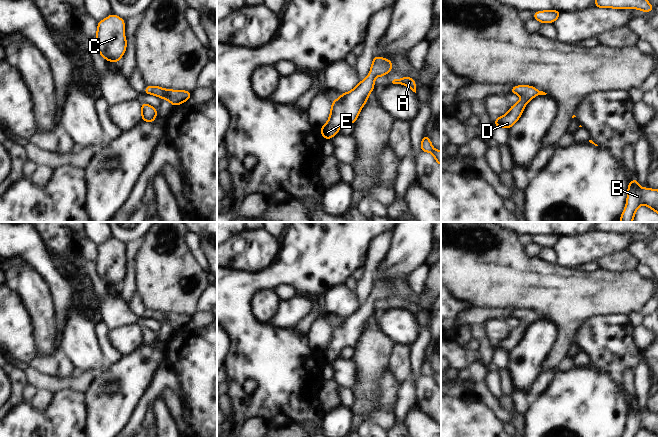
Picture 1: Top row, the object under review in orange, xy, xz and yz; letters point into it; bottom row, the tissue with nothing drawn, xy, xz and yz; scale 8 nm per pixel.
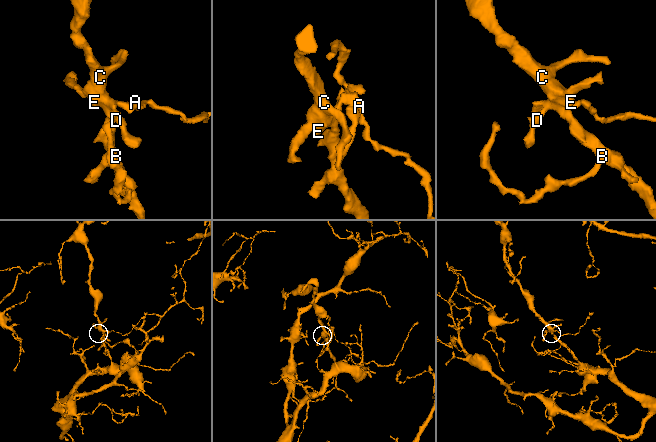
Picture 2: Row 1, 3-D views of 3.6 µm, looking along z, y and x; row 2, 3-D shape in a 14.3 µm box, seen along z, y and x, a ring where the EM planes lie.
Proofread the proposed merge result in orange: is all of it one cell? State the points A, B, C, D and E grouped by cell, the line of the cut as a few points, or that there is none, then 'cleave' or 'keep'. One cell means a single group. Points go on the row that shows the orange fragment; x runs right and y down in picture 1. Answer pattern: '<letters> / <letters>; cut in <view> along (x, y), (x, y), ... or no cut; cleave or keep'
A B C D E; no cut; keep

